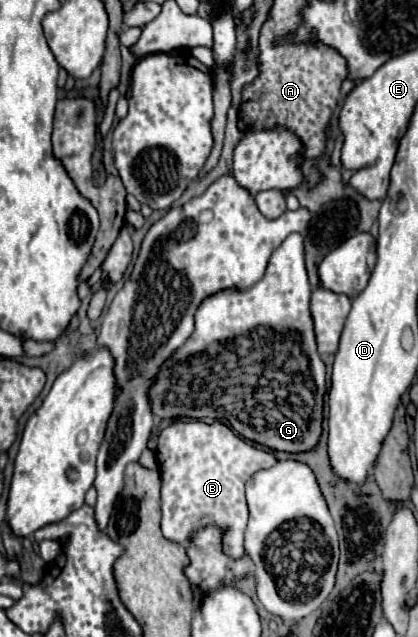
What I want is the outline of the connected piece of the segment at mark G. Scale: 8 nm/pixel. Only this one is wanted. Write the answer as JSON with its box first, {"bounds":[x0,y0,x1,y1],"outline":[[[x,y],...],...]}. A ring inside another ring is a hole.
{"bounds":[151,233,325,453],"outline":[[[291,233],[291,237],[287,237],[271,255],[269,267],[259,283],[247,291],[223,291],[203,301],[199,313],[195,313],[195,333],[191,335],[191,341],[187,341],[187,345],[183,345],[179,353],[175,353],[175,357],[163,365],[157,383],[151,387],[153,413],[161,419],[225,419],[235,433],[277,451],[297,453],[315,447],[323,419],[325,365],[315,349],[314,326],[309,313],[311,293],[303,261],[303,237],[299,233]],[[261,387],[267,387],[267,393],[261,393]]]}

